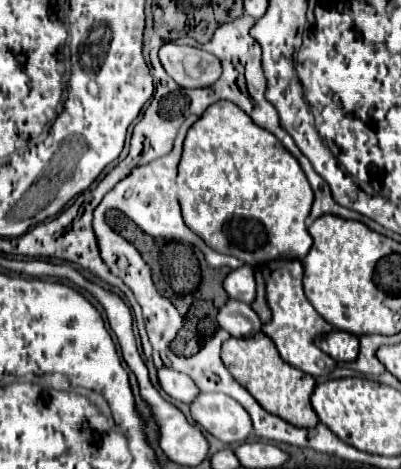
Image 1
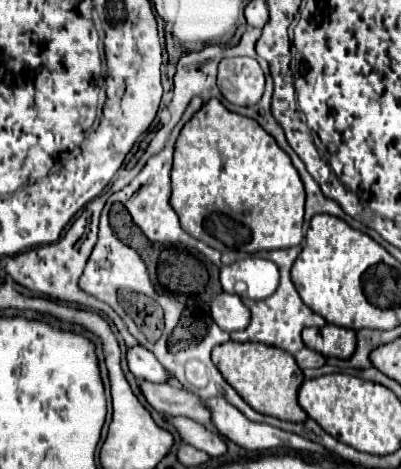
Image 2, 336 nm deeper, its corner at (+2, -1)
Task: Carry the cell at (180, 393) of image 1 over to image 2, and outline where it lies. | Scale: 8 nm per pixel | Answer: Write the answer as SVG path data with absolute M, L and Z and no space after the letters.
M136 346L128 350L128 368L138 380L148 380L148 382L168 382L168 372L164 366L154 358L150 350L144 346Z

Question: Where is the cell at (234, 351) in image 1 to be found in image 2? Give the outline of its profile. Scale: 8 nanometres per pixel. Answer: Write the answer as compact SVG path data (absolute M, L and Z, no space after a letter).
M228 340L212 350L212 362L218 366L224 380L254 410L288 422L304 422L308 418L302 406L298 404L298 388L304 382L304 374L288 352L266 344Z

